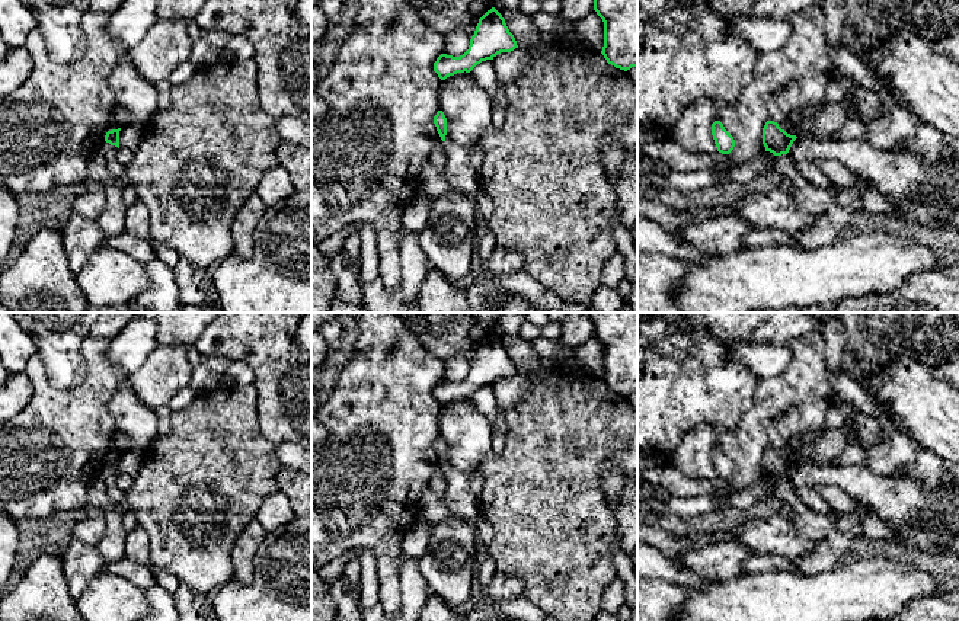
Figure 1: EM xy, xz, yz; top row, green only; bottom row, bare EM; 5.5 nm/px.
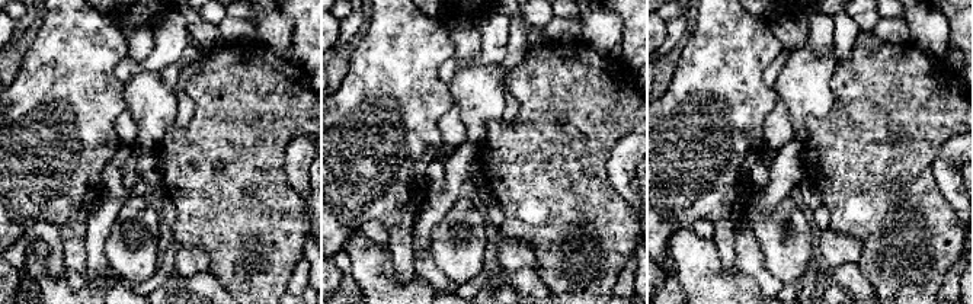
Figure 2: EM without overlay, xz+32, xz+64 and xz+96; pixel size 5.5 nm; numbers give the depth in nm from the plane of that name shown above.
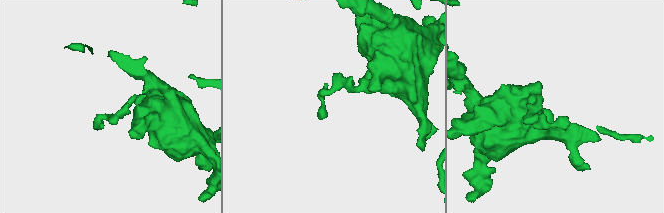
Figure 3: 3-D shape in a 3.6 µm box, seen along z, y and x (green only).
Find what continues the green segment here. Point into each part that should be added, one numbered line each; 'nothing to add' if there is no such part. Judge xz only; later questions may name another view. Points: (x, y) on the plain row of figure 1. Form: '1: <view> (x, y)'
1: xz (437, 483)

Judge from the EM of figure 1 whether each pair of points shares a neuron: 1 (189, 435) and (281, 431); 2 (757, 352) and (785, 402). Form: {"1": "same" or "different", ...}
{"1": "different", "2": "different"}

